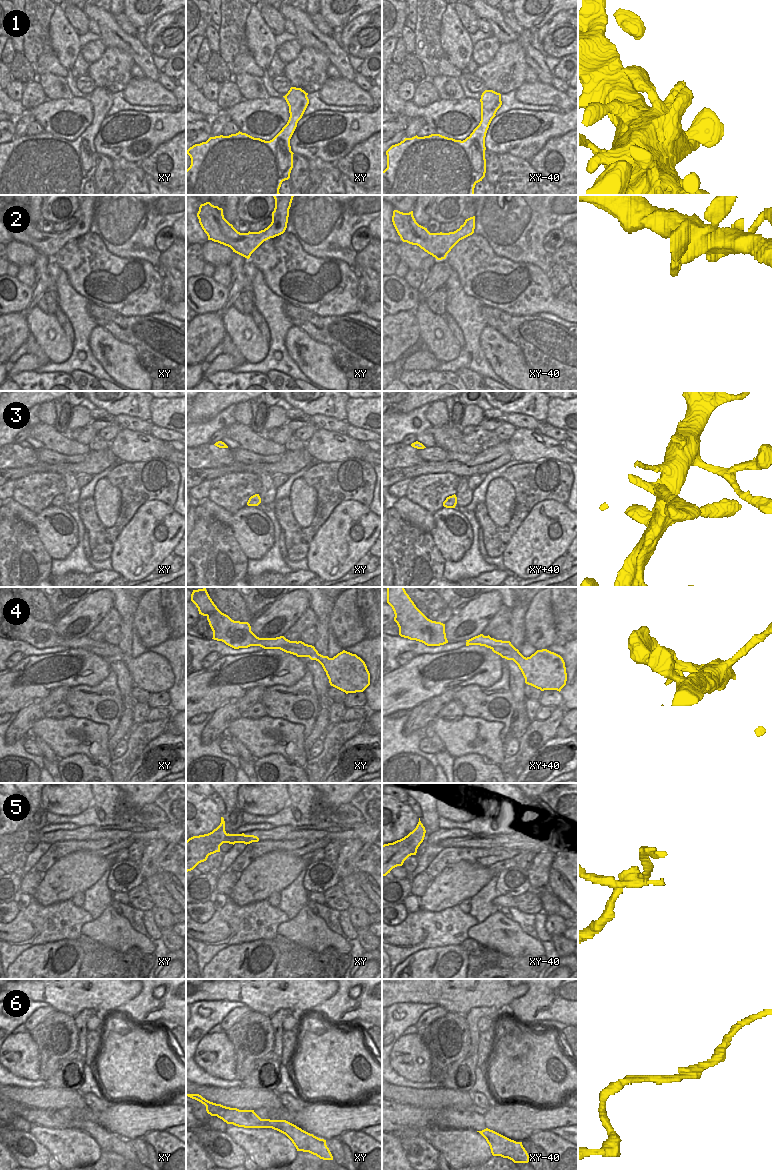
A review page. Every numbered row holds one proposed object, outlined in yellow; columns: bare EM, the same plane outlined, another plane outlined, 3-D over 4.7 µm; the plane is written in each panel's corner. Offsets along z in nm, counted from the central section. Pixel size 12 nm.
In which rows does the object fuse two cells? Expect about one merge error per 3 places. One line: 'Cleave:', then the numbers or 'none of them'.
Cleave: 4, 5

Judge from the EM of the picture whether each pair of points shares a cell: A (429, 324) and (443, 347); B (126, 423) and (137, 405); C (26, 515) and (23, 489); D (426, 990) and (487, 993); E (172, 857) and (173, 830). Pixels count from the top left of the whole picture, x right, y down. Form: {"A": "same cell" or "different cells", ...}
{"A": "same cell", "B": "different cells", "C": "different cells", "D": "same cell", "E": "different cells"}

